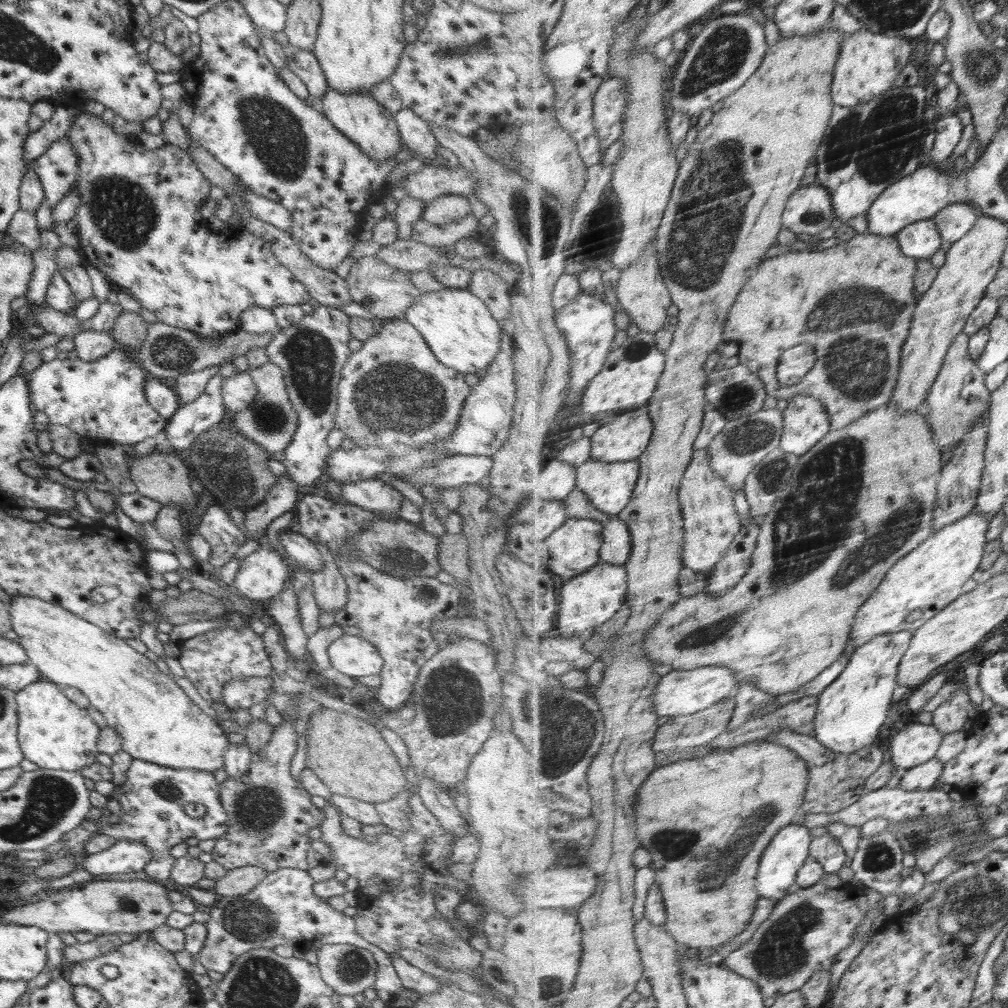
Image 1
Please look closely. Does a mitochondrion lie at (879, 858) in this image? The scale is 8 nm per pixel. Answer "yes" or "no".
yes

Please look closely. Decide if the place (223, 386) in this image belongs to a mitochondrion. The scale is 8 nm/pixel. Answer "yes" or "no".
no

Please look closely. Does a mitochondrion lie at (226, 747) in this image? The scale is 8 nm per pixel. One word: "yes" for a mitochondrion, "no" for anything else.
no

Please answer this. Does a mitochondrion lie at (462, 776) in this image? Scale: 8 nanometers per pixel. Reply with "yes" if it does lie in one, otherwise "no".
no

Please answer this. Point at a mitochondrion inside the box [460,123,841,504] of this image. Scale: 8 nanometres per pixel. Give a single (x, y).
(693, 265)

